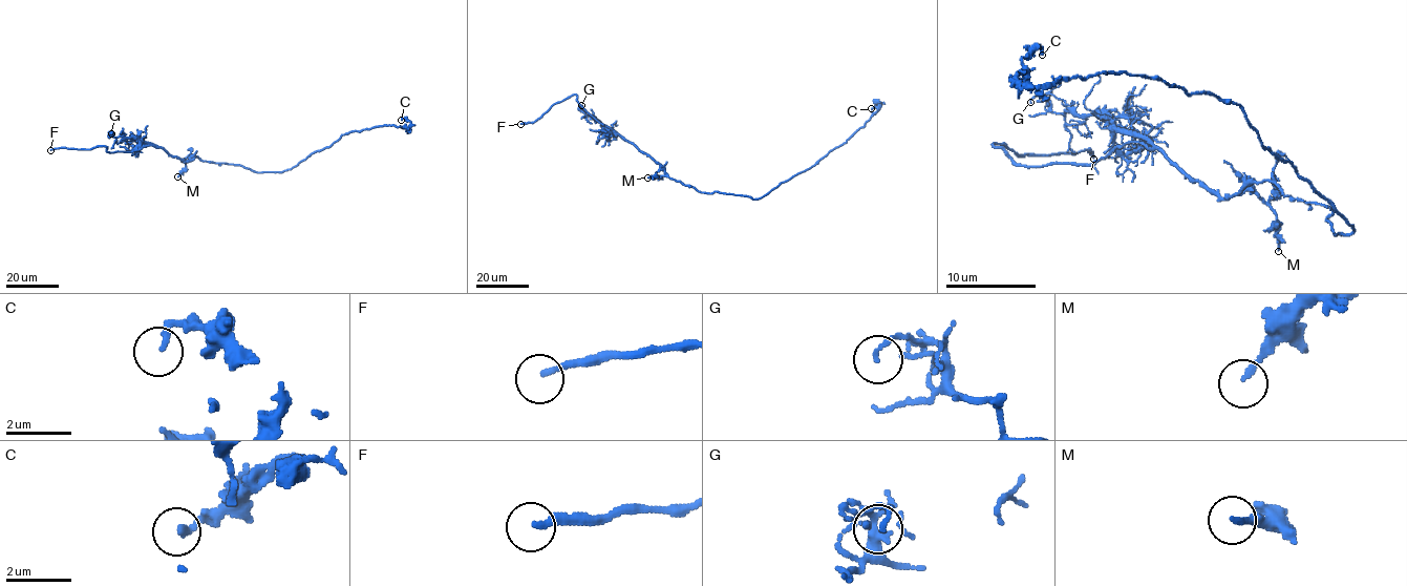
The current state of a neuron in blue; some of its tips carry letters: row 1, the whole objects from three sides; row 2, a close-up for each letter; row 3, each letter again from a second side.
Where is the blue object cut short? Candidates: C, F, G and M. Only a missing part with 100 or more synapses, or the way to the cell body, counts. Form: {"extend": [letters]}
{"extend": ["F"]}

